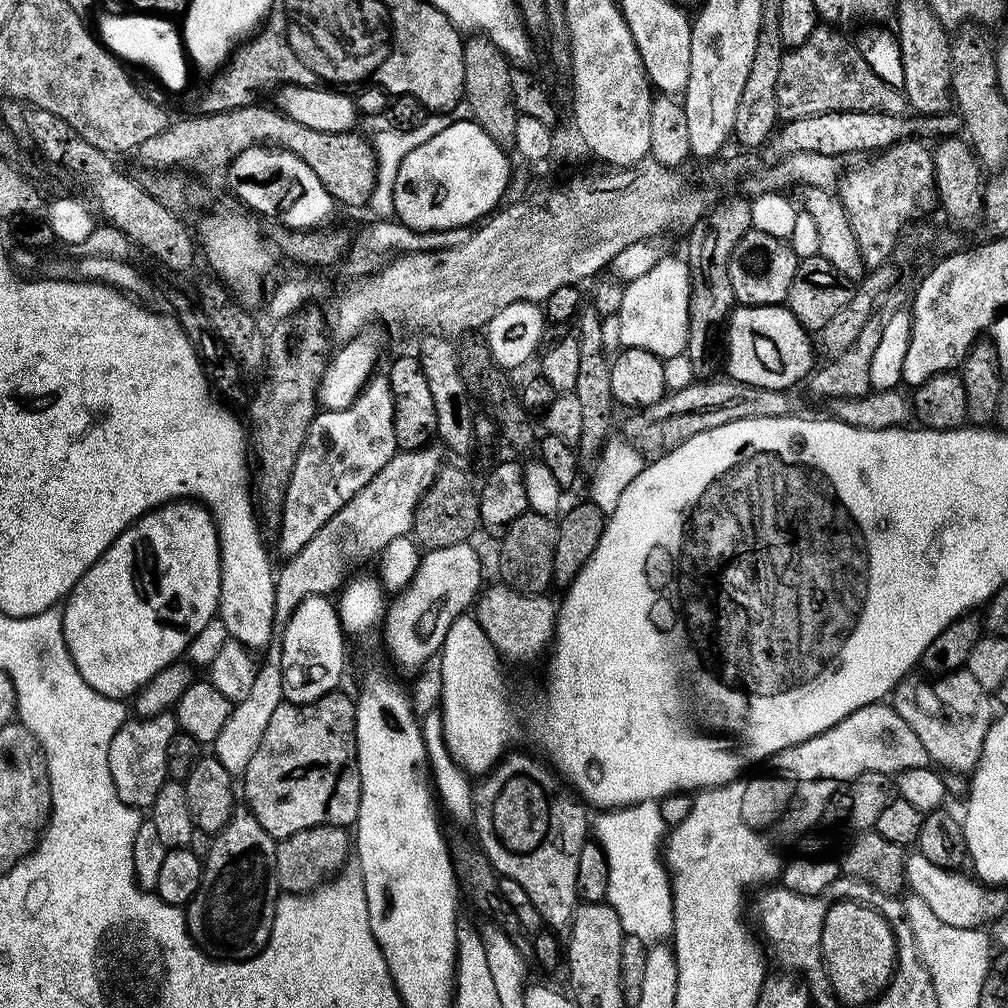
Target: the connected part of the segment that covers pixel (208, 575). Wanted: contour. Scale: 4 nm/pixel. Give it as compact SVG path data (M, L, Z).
M195 499L173 500L172 503L154 508L139 520L134 521L101 554L98 562L94 562L94 566L90 566L90 570L86 570L86 574L82 574L82 578L78 578L78 582L62 604L64 614L62 630L66 638L66 646L70 650L70 658L74 658L74 666L78 666L78 674L82 674L82 678L86 678L86 682L90 686L94 686L94 690L98 690L98 694L106 694L115 700L124 700L135 697L141 686L150 682L150 678L154 678L154 674L158 674L158 670L177 663L187 653L190 642L196 637L198 630L202 630L202 626L206 626L206 622L210 622L217 615L219 606L220 536L216 533L216 522L212 519L212 513Z

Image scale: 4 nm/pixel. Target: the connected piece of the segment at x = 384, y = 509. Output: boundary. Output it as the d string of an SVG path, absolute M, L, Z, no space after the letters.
M427 444L422 448L403 449L397 454L359 491L341 510L327 520L314 537L306 542L306 546L296 556L287 559L284 568L276 576L275 586L275 622L273 633L281 636L285 632L285 626L292 617L293 610L306 598L312 596L330 596L337 593L347 581L346 570L350 563L360 562L370 557L372 559L383 552L394 538L409 535L413 524L414 514L418 502L424 496L426 490L436 481L443 462L442 454L435 444Z

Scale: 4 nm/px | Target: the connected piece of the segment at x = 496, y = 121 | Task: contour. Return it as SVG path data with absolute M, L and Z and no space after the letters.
M480 34L467 37L463 50L464 98L469 102L475 123L486 130L497 145L510 148L515 145L519 112L513 102L513 87L510 81L511 63L491 39Z

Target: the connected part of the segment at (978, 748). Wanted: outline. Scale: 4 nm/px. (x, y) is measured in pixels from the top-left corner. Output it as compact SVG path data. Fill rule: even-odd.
M967 670L924 678L928 680L912 679L901 680L891 693L893 710L906 721L910 730L914 730L914 734L918 734L929 757L935 763L937 760L941 769L953 768L956 772L971 773L980 763L984 739L994 719L993 697Z

